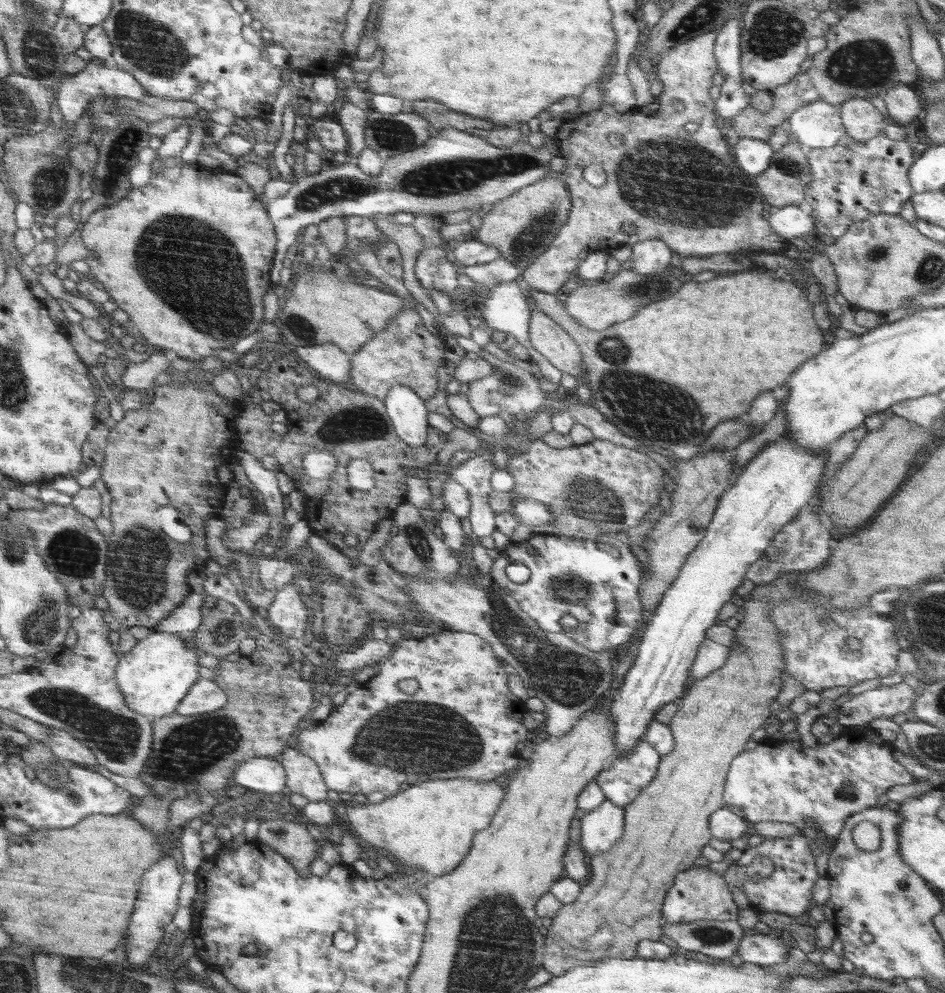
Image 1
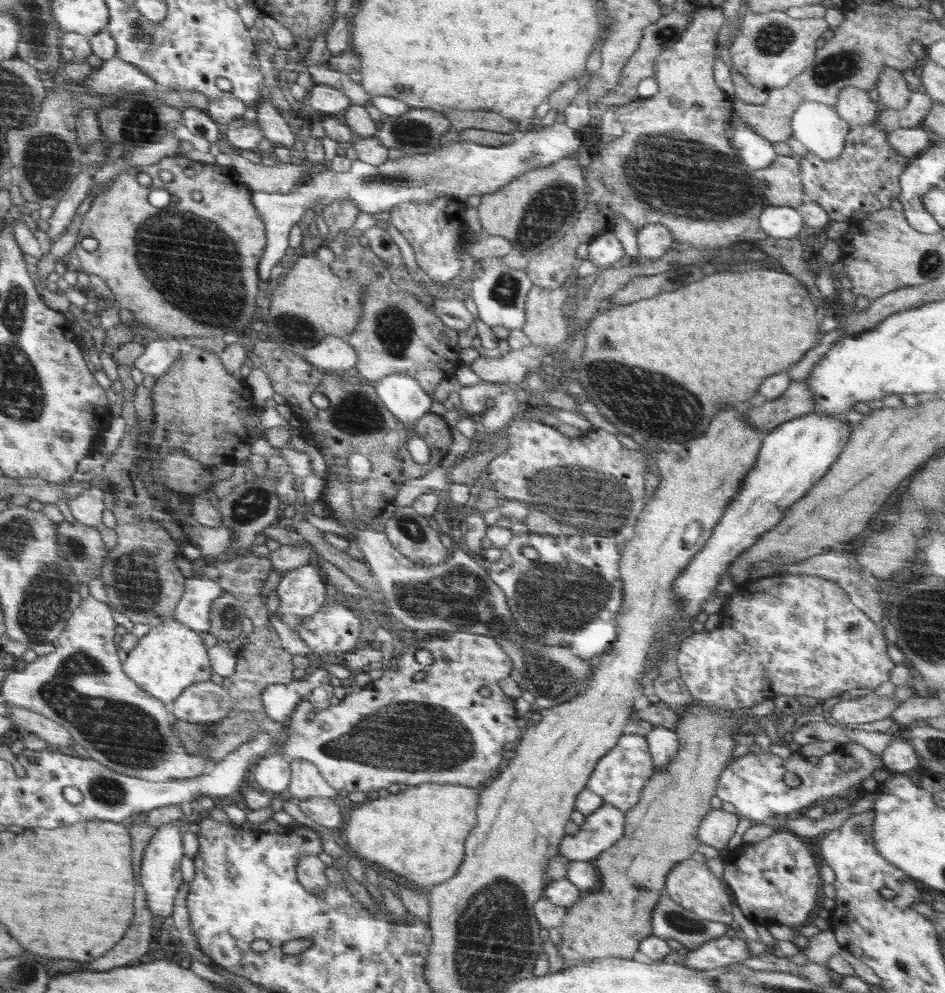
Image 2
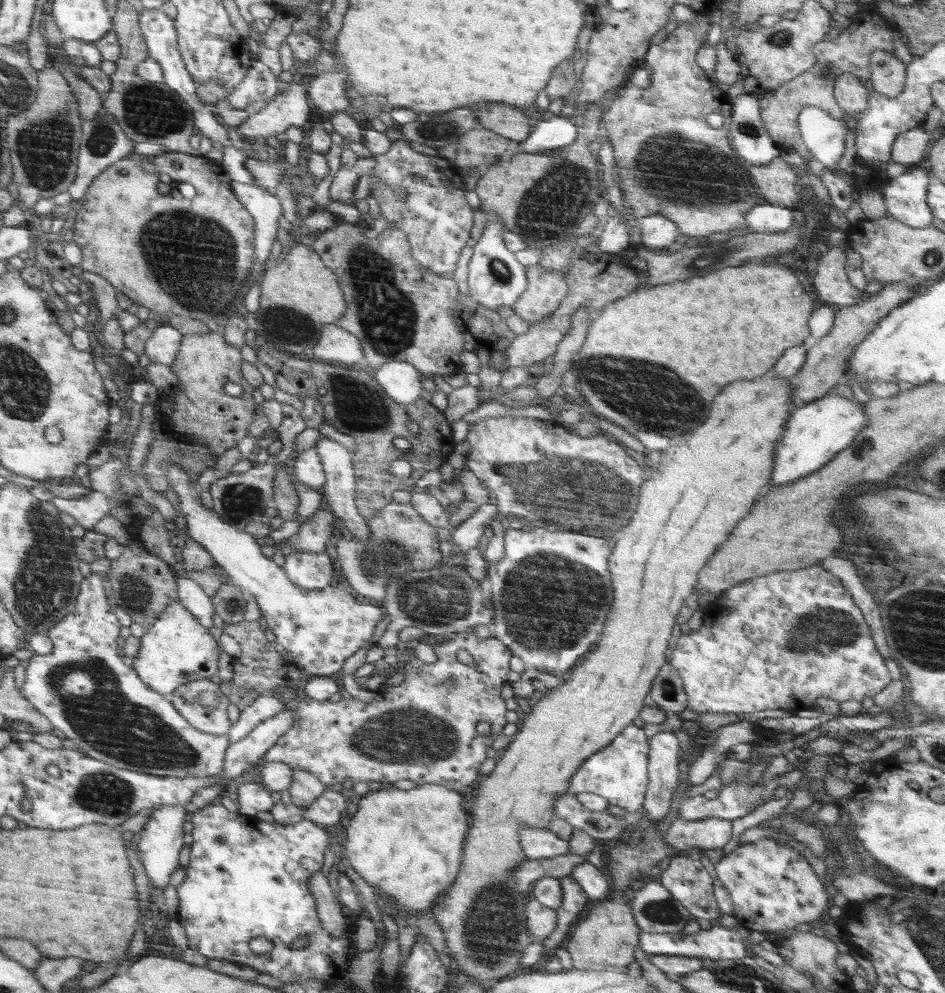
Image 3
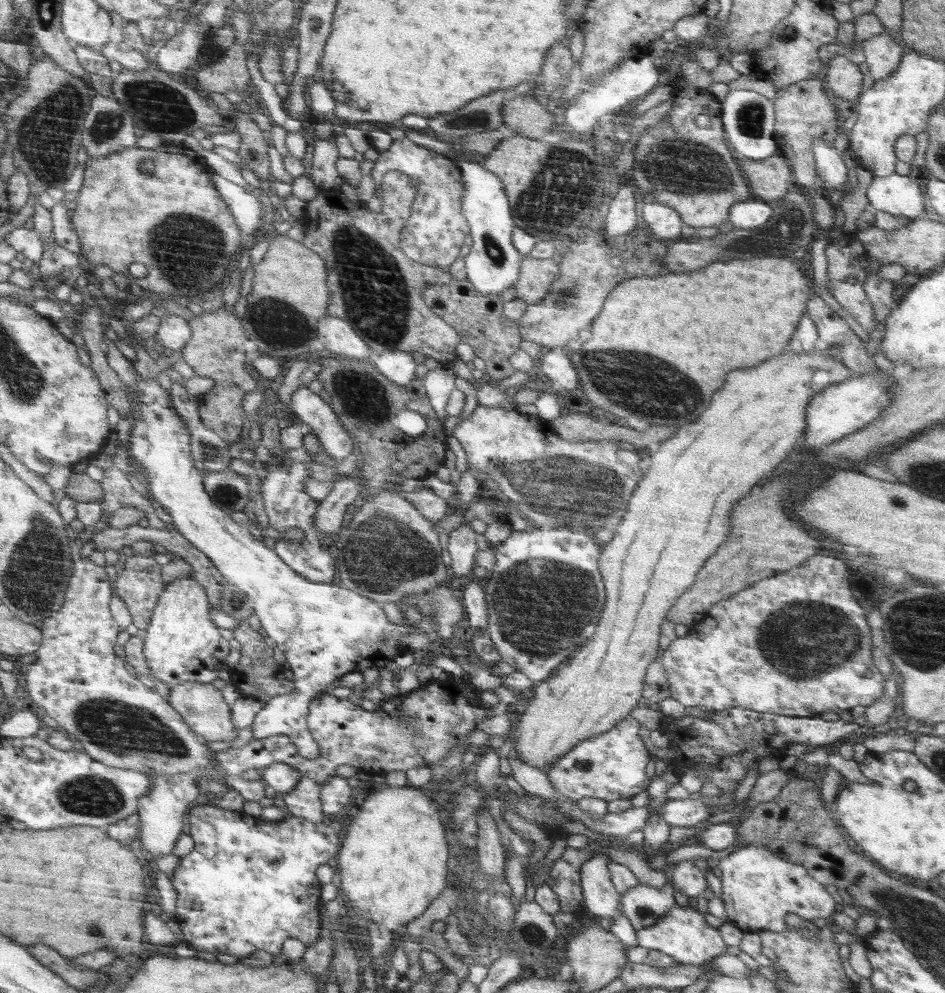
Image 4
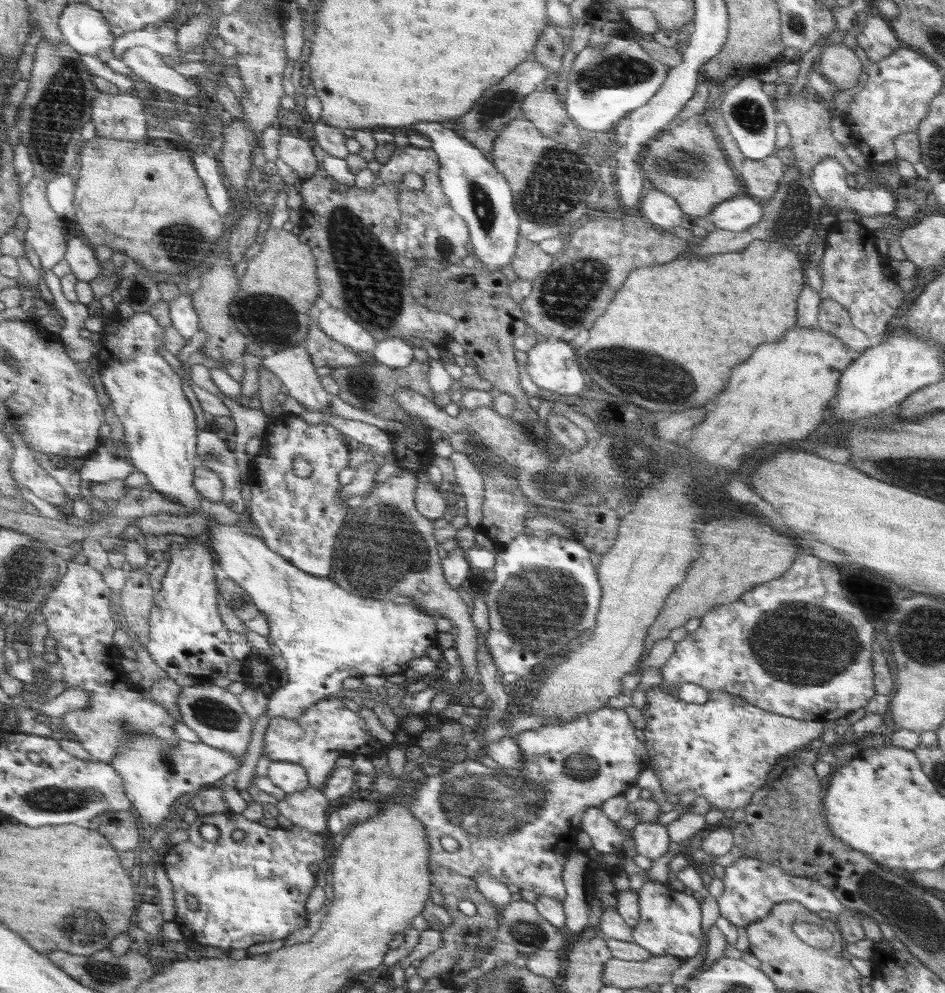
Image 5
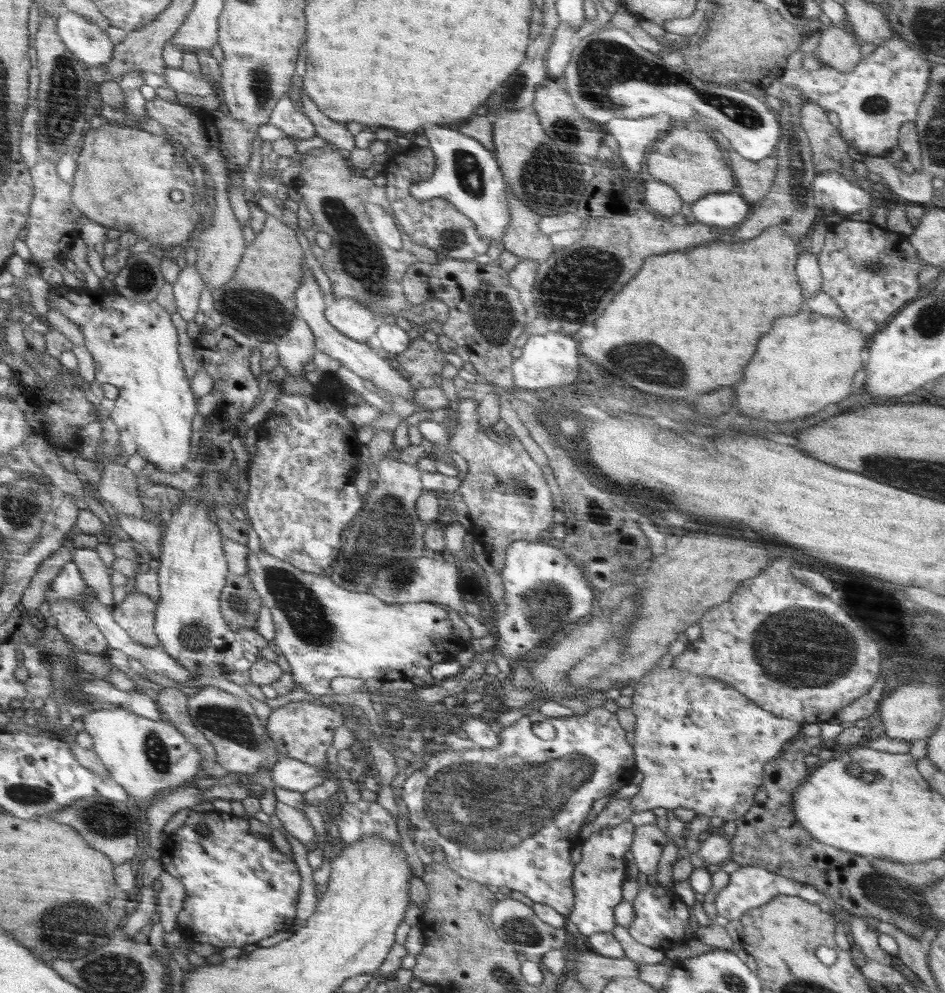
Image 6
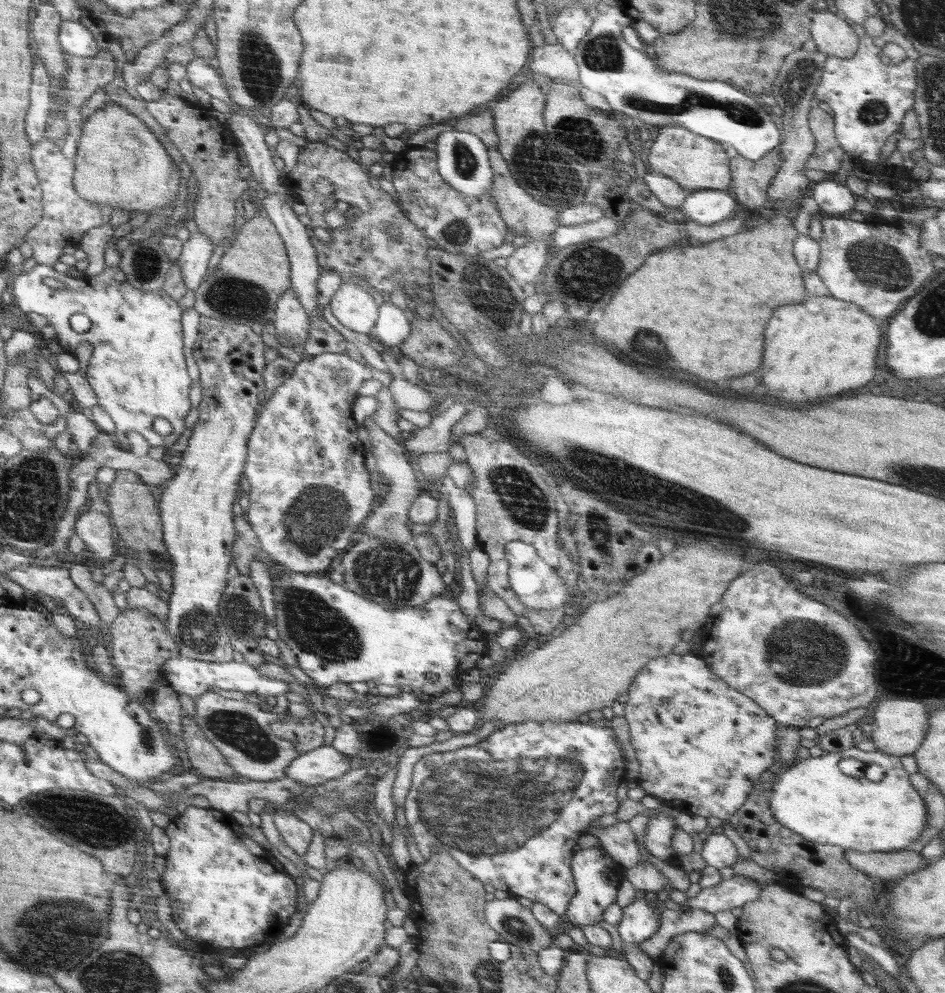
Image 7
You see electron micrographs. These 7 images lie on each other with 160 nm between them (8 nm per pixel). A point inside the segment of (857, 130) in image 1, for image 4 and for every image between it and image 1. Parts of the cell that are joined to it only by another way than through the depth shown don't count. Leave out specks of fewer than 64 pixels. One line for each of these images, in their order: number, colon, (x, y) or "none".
2: (854, 105)
3: (850, 94)
4: (844, 79)

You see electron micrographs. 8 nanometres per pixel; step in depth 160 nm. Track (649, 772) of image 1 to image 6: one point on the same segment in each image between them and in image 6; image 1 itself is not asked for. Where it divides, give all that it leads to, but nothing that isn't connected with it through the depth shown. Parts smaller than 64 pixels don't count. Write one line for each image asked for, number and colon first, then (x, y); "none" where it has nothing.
2: (619, 778)
3: (619, 773)
4: (611, 766)
5: (520, 826)
6: (510, 816)

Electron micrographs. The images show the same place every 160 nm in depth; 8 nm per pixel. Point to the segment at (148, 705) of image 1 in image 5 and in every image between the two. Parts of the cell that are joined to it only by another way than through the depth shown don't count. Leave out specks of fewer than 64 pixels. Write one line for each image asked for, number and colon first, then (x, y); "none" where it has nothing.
2: (170, 658)
3: (177, 649)
4: (181, 644)
5: (187, 640)

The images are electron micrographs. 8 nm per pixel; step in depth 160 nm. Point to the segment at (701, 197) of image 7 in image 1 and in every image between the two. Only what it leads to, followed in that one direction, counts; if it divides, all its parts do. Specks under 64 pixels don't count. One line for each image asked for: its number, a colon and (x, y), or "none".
1: (793, 222)
2: (783, 222)
3: (771, 218)
4: (752, 214)
5: (739, 213)
6: (728, 209)

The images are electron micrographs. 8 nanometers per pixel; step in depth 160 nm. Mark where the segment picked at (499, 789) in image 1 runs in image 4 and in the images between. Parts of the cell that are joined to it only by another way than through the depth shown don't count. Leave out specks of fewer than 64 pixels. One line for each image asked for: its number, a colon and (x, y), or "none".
2: (419, 833)
3: (408, 843)
4: (392, 864)

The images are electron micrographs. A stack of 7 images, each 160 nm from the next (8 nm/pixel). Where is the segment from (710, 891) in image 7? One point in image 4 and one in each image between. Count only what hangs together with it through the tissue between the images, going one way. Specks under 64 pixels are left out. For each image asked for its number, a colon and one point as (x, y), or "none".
4: (759, 889)
5: (752, 887)
6: (751, 886)

